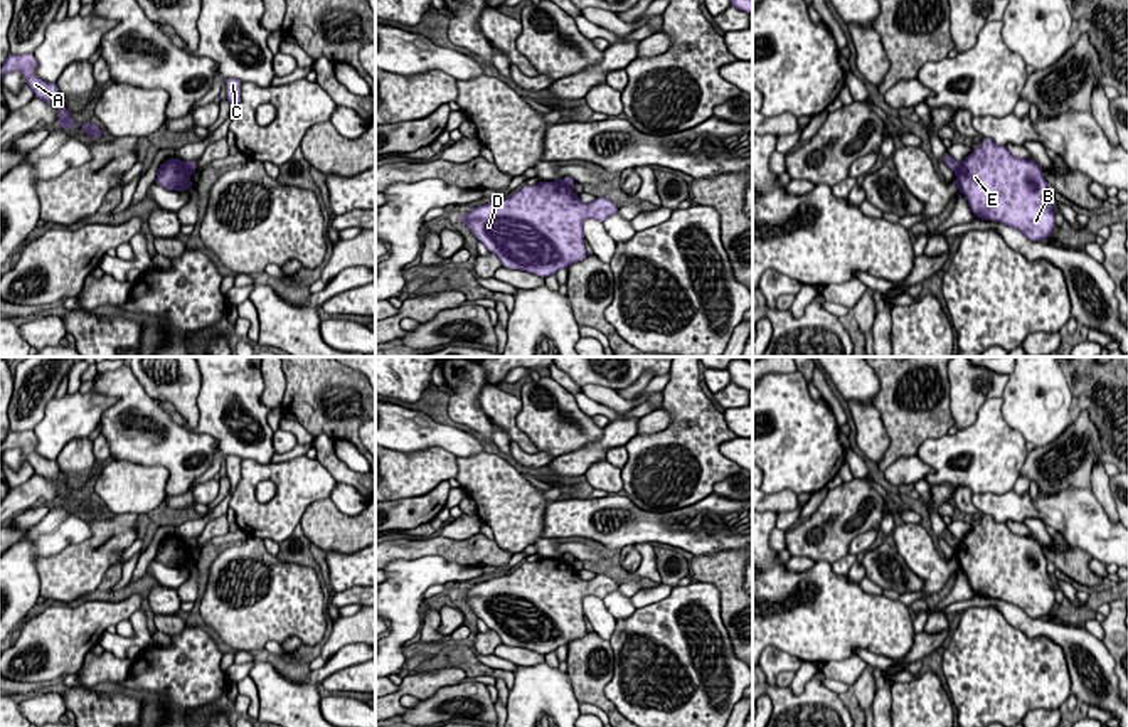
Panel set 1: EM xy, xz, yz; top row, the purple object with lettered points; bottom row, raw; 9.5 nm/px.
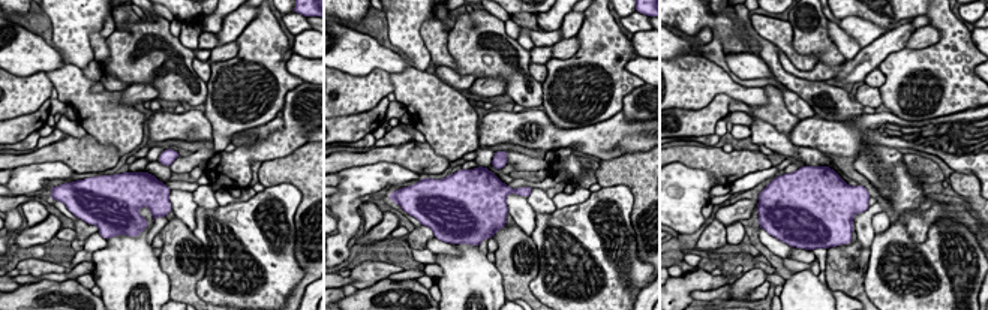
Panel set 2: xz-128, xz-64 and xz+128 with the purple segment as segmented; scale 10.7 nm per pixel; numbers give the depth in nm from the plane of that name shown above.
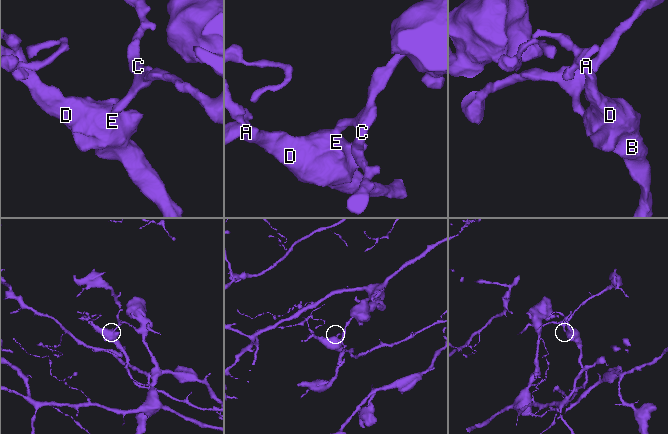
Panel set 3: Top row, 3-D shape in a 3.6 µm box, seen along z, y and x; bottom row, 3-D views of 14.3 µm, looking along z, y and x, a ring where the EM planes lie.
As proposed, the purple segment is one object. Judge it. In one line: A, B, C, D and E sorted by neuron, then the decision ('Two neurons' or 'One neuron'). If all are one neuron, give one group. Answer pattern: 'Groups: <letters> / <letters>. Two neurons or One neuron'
Groups: A B D E / C. Two neurons

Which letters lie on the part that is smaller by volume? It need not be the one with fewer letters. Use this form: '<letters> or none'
A, B, D, E

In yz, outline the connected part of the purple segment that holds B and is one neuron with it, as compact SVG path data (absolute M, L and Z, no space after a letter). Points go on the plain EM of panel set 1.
M990 515L960 540L955 562L978 596L1014 604L1029 618L1049 616L1056 604L1039 540L1014 533Z

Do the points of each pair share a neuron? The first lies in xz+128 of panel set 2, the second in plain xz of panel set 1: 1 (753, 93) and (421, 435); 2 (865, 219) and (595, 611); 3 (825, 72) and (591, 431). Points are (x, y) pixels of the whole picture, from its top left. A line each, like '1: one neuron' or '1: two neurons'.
1: two neurons
2: one neuron
3: two neurons

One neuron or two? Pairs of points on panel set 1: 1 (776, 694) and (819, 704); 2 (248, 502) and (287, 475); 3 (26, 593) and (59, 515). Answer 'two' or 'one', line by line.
1: one
2: one
3: one

